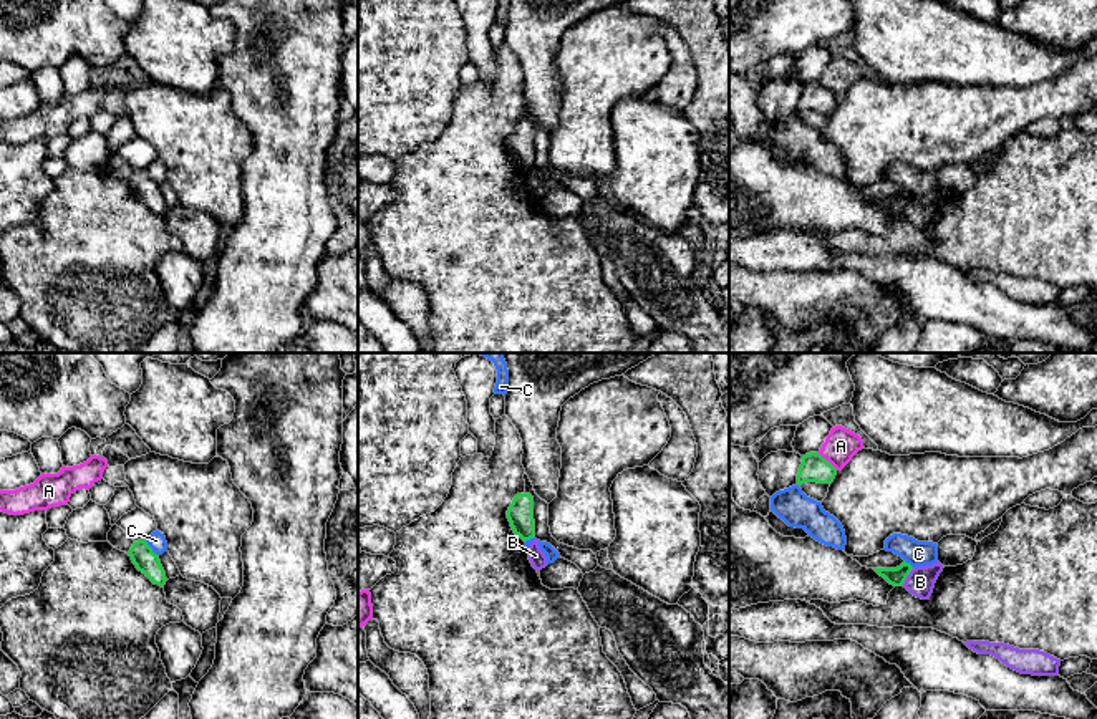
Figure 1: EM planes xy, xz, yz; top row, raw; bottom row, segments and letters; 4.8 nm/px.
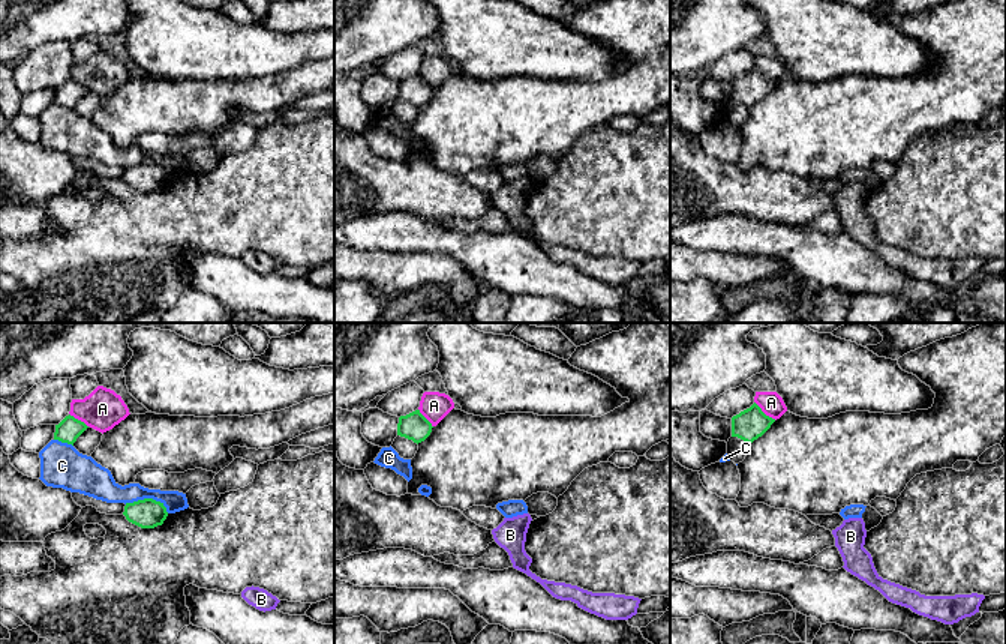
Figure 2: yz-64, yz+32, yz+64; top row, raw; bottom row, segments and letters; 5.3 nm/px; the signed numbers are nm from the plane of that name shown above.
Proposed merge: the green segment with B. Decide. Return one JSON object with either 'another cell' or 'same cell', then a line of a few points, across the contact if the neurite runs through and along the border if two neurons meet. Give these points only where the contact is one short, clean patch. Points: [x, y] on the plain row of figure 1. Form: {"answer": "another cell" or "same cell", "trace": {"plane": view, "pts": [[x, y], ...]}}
{"answer": "another cell", "trace": {"plane": "yz", "pts": [[913, 197], [902, 212]]}}

